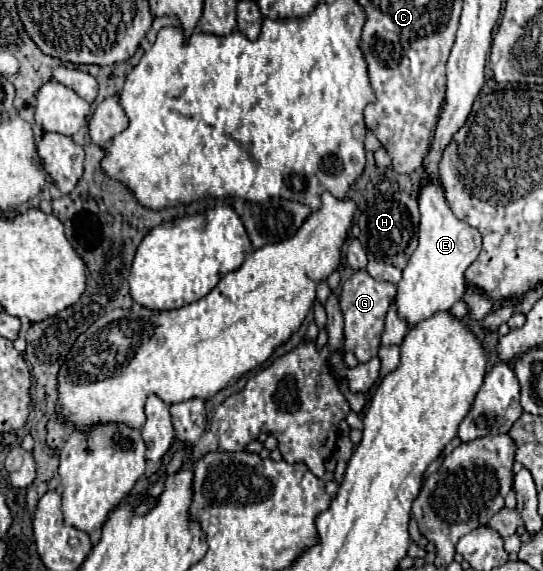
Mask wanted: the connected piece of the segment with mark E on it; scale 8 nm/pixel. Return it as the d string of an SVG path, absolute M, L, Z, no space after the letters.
M436 180L422 188L420 198L420 228L418 228L418 248L410 256L402 280L398 282L398 292L394 306L398 316L406 320L408 326L414 326L436 312L450 310L466 292L464 272L478 258L482 250L482 236L476 228L466 222L460 222L444 200L444 192Z

